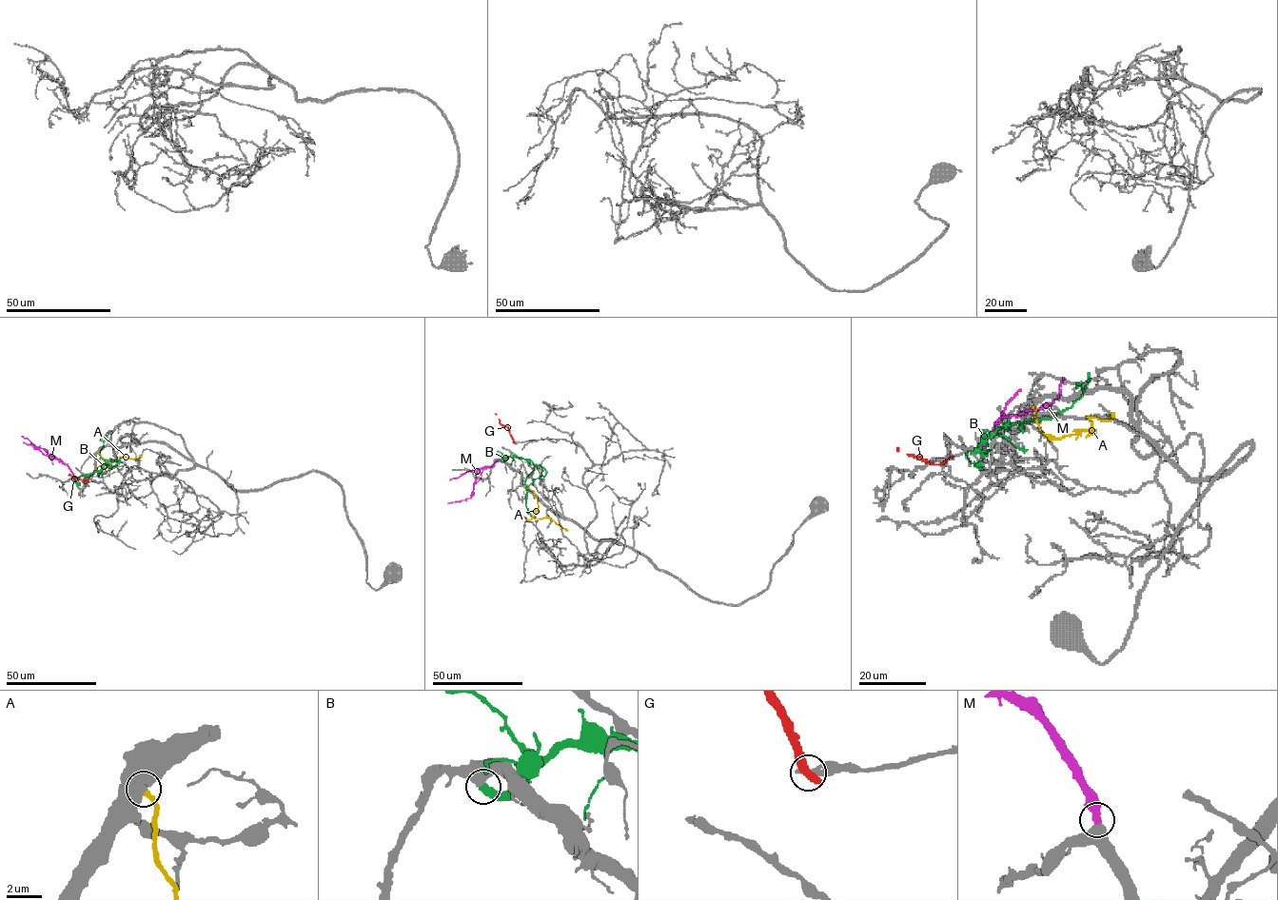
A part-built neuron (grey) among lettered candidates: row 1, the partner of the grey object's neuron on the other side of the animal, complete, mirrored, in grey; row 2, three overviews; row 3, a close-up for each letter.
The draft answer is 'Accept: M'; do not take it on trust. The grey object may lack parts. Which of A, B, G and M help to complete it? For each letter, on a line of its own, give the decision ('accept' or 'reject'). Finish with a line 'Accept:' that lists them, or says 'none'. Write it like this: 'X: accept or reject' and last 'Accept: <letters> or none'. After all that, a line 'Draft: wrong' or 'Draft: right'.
A: reject
B: reject
G: reject
M: accept
Accept: M
Draft: right

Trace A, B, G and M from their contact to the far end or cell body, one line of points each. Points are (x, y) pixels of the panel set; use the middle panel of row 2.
A: (523, 487), (536, 495), (538, 509), (534, 513), (535, 518), (550, 518), (567, 530)
B: (501, 461), (508, 457), (524, 459), (544, 469), (545, 475), (527, 487), (525, 506), (535, 516)
G: (514, 442), (510, 430), (501, 423), (495, 413)
M: (500, 460), (478, 470), (473, 495), (469, 498), (448, 503)

